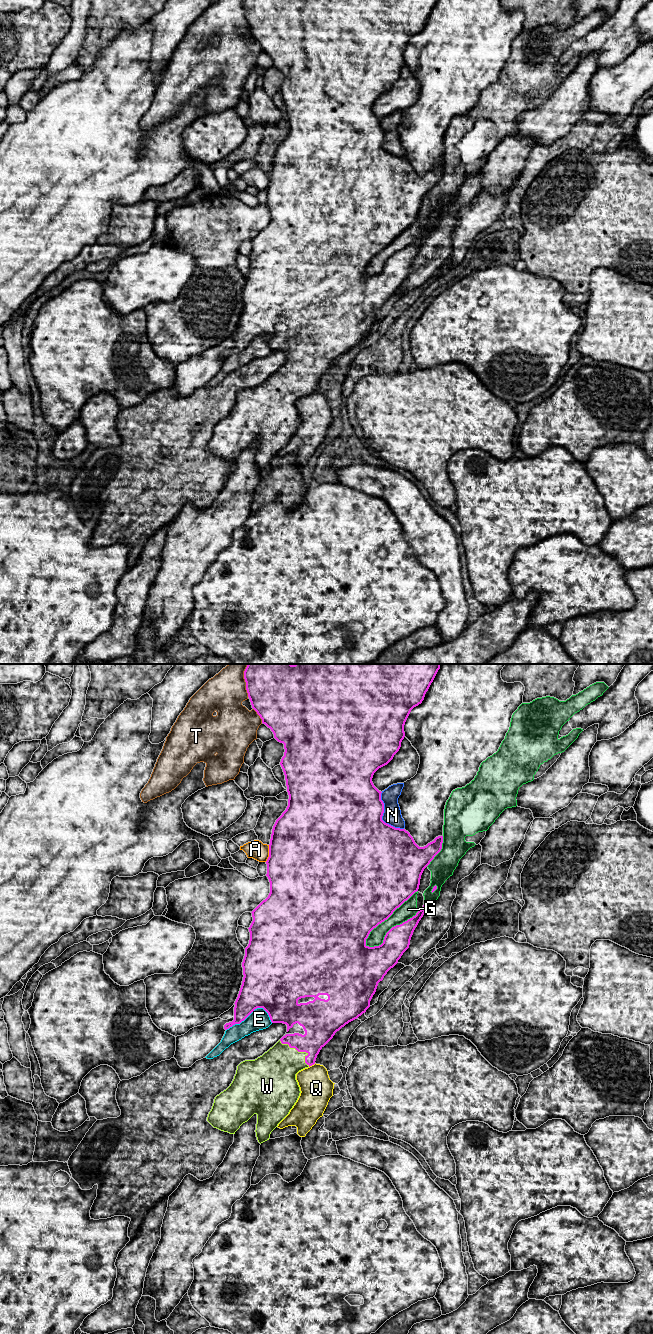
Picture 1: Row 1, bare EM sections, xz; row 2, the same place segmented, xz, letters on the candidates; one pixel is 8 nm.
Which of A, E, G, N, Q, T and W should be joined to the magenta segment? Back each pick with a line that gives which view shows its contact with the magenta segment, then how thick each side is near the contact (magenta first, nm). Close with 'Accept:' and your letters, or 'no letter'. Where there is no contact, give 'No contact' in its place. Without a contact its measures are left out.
W: Touches magenta in xz. Thickness 240 nm (magenta) against 340 nm
Accept: W

